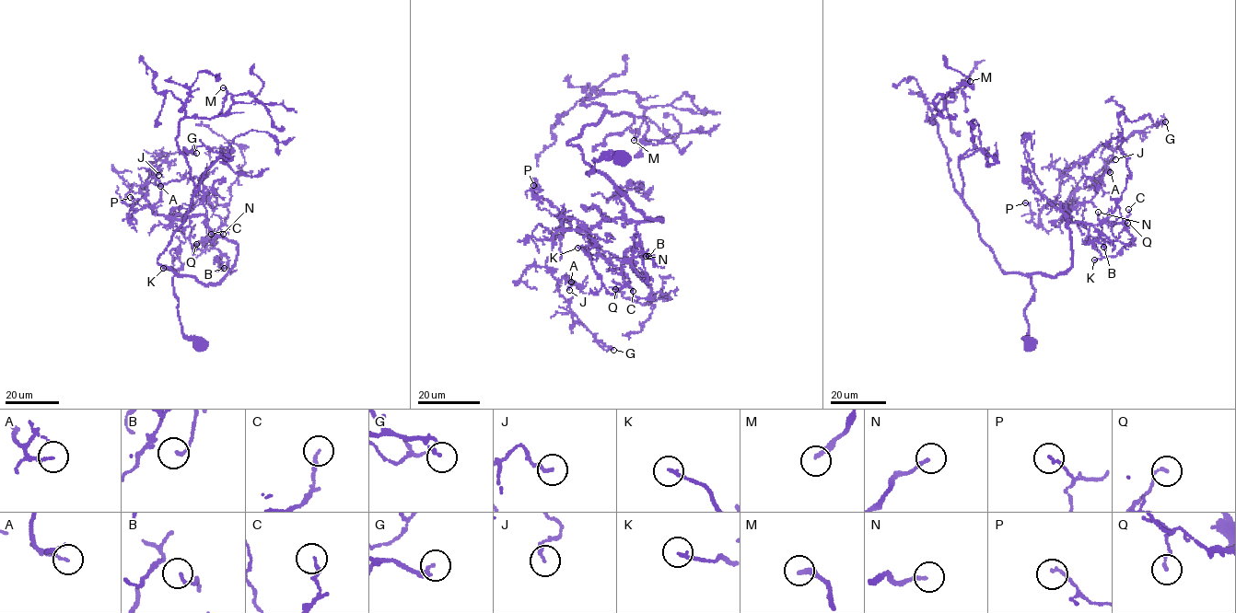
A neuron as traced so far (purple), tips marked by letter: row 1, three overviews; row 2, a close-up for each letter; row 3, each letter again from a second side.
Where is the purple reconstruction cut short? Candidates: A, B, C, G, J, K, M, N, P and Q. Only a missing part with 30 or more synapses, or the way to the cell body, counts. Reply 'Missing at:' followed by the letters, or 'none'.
Missing at: N

